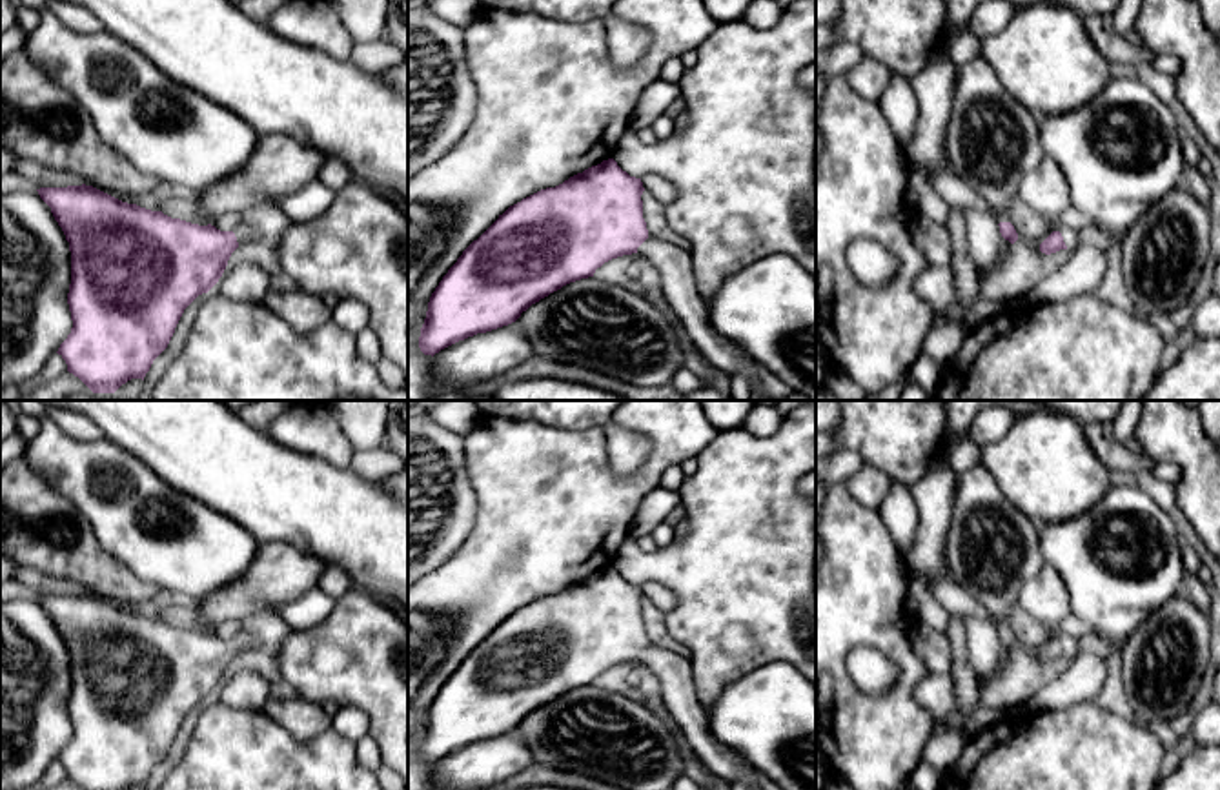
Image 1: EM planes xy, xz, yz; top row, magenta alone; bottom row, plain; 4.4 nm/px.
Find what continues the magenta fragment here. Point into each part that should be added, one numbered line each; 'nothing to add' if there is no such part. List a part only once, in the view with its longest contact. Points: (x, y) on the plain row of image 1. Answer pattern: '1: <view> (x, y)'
1: yz (1071, 645)

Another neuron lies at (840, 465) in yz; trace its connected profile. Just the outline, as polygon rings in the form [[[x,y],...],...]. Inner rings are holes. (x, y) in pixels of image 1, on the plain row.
[[[834,450],[832,453],[816,459],[816,513],[823,506],[827,484],[830,481],[845,481],[863,466],[865,461],[852,450]]]

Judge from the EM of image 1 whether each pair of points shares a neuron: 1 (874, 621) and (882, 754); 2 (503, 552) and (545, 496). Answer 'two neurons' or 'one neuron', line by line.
1: one neuron
2: one neuron

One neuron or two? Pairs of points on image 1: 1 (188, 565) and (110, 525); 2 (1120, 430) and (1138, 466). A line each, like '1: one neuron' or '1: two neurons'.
1: one neuron
2: two neurons

